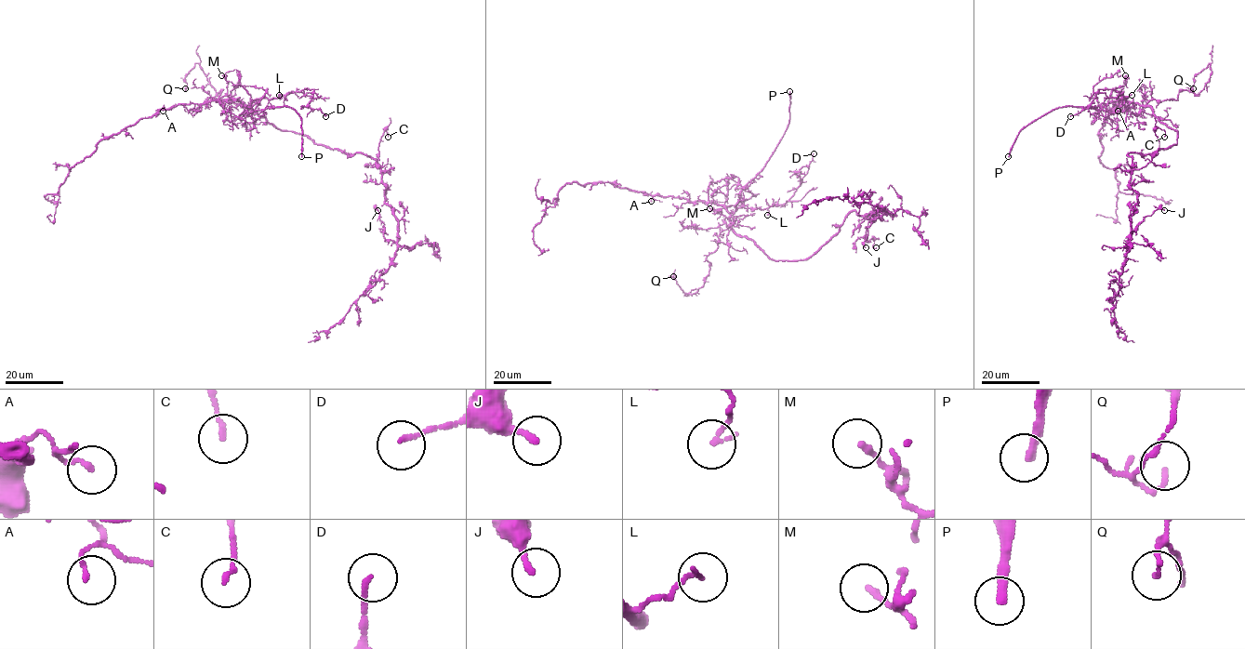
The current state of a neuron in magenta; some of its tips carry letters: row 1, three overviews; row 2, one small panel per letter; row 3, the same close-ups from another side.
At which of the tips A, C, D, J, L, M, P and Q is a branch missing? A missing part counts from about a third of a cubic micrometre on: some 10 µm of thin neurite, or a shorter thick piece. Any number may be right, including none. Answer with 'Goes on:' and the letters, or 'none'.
Goes on: P

